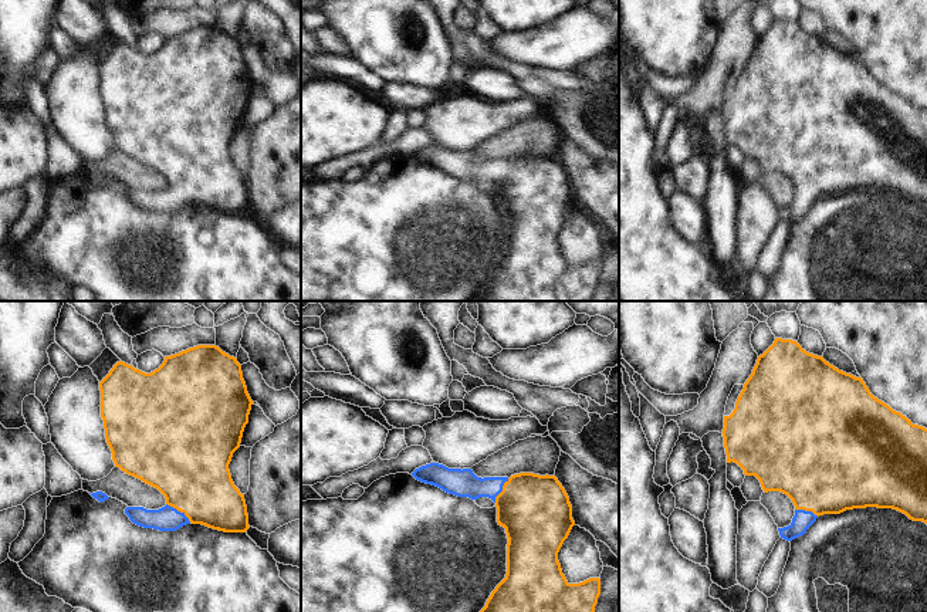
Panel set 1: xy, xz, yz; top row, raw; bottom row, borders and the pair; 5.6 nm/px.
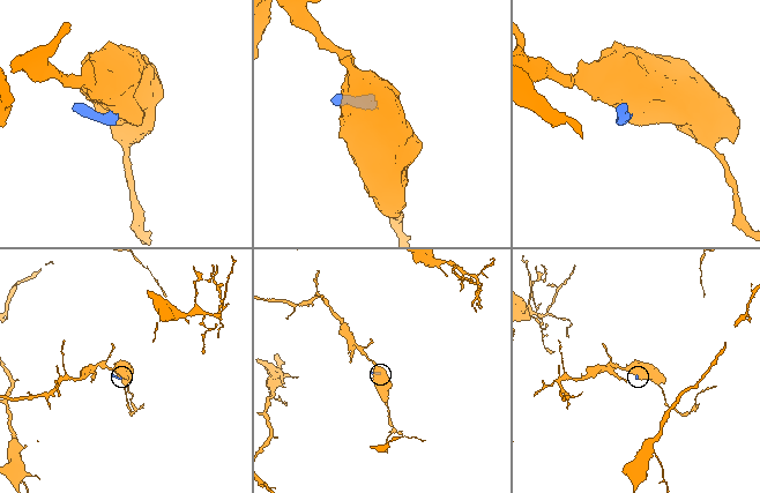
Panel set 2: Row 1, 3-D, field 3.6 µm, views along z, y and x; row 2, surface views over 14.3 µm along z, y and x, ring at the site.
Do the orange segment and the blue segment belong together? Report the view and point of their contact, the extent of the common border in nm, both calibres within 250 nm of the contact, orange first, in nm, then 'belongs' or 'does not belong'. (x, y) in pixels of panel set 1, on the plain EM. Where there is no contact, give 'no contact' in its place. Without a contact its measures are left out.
meets orange in xy at (179, 192); contact 180 nm long; 440 nm thick on the orange side, 140 nm on the other; belongs

